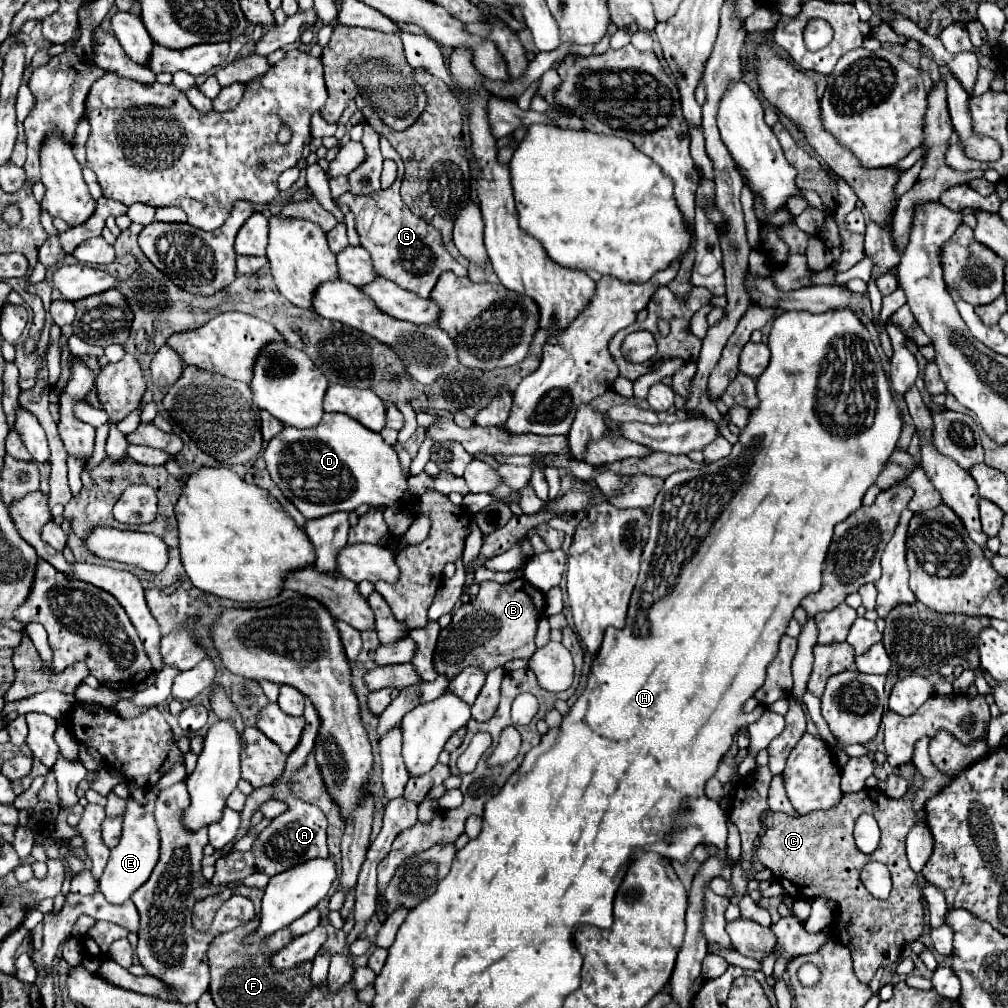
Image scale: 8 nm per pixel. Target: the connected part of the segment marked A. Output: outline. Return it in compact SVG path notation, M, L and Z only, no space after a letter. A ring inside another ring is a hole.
M306 700L304 718L306 718L306 726L304 726L304 732L300 736L300 742L298 742L296 750L292 750L292 756L288 756L284 772L270 784L272 790L274 790L274 798L284 802L288 806L288 810L270 820L270 824L256 836L256 840L254 840L254 844L252 844L252 848L248 852L230 852L230 854L218 858L214 878L210 880L212 886L236 884L236 882L244 880L246 876L250 876L254 872L264 872L268 876L276 876L276 874L280 874L284 870L290 870L292 866L296 866L300 862L308 862L312 858L328 858L326 816L324 816L324 812L320 808L300 800L292 790L292 778L304 766L308 754L312 752L314 738L316 738L318 726L320 726L320 718L318 718L318 714L316 714L316 710L314 710L310 700Z

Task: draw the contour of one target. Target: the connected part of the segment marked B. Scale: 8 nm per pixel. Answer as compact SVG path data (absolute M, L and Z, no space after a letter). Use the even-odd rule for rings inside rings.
M514 578L508 584L482 582L480 592L474 600L462 604L454 614L452 622L440 630L434 664L438 674L454 678L468 666L480 666L490 672L514 658L528 660L534 650L534 636L540 616L544 616L546 598L526 578Z

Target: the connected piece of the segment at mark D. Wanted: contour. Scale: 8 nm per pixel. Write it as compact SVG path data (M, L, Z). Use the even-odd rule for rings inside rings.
M324 412L320 424L308 430L284 426L284 430L268 442L262 456L276 486L306 520L340 510L356 510L362 504L392 506L408 496L406 478L410 474L402 472L396 450L388 446L380 434L364 430L360 422L352 422L346 414ZM294 444L300 444L302 452L294 452Z

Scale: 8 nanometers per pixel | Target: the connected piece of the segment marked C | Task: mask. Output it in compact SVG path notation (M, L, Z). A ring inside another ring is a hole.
M912 784L912 788L906 792L904 798L888 798L882 790L878 788L864 788L858 794L844 794L842 800L832 808L832 810L816 810L812 814L800 816L800 818L792 818L788 814L782 812L770 812L764 818L764 826L766 832L760 836L760 844L756 848L756 858L774 872L776 880L788 880L790 884L784 884L786 892L790 892L792 898L800 900L800 898L814 898L818 894L826 894L830 900L836 900L840 904L840 910L834 914L834 922L832 926L836 926L836 934L832 934L832 938L836 942L840 942L842 946L848 946L852 950L852 960L854 960L854 972L858 976L860 982L868 984L876 970L880 966L890 966L900 958L902 952L902 942L906 940L918 940L918 936L922 934L924 928L924 880L918 880L918 874L910 868L908 858L906 858L906 836L908 832L916 826L916 816L918 812L912 808L912 802L916 798L920 790L920 784ZM862 814L870 814L876 818L882 838L880 838L880 846L872 852L872 854L862 854L856 844L854 844L854 824ZM868 862L884 862L890 868L892 874L892 892L888 900L878 900L872 896L862 896L862 886L860 886L860 870L864 868L864 864Z

